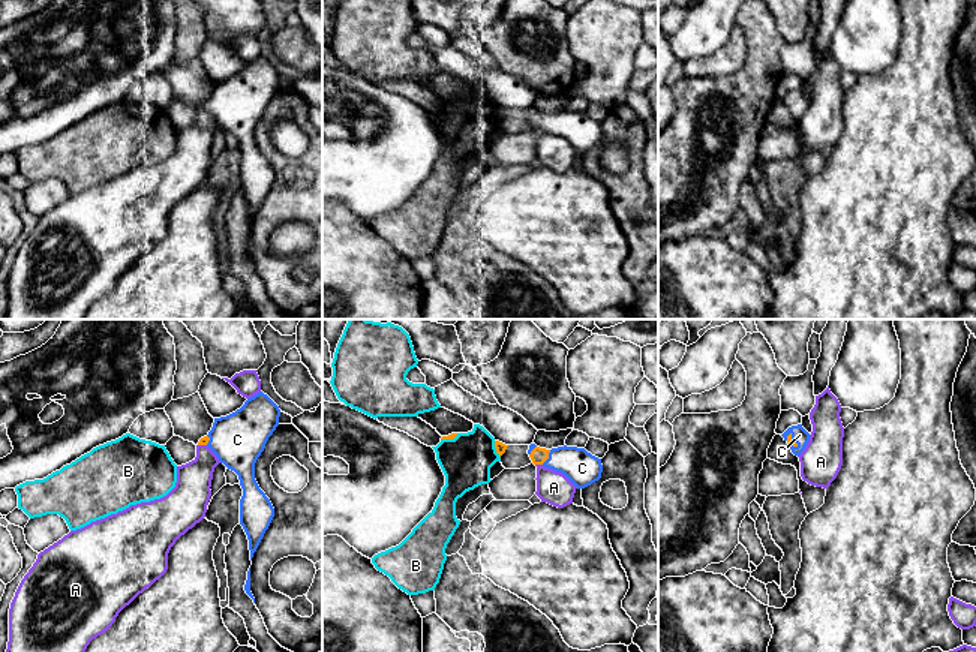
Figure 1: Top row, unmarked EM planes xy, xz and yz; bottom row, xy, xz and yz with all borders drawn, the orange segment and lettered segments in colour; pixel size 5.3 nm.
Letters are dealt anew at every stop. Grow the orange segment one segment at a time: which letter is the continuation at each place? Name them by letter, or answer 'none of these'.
C

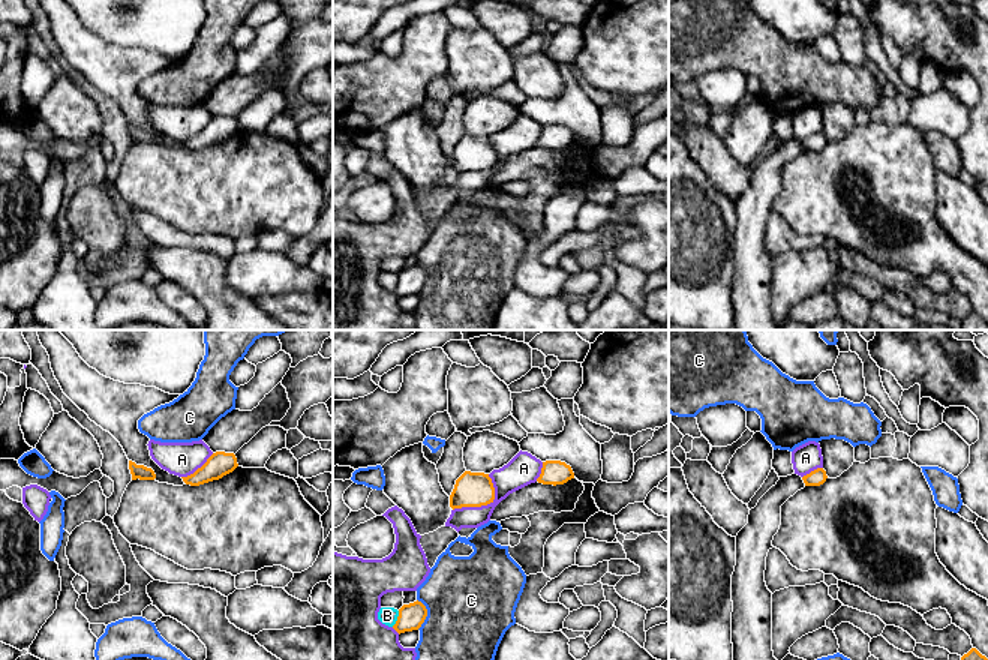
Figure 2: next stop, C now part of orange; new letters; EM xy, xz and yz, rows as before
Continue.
none of these

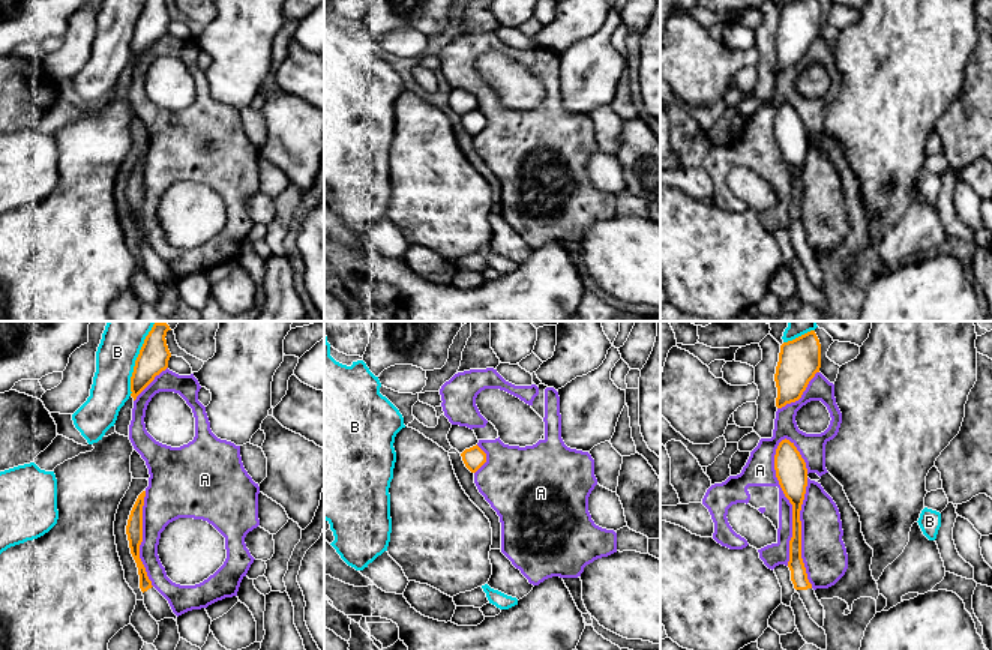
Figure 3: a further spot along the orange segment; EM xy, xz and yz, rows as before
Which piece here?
none of these

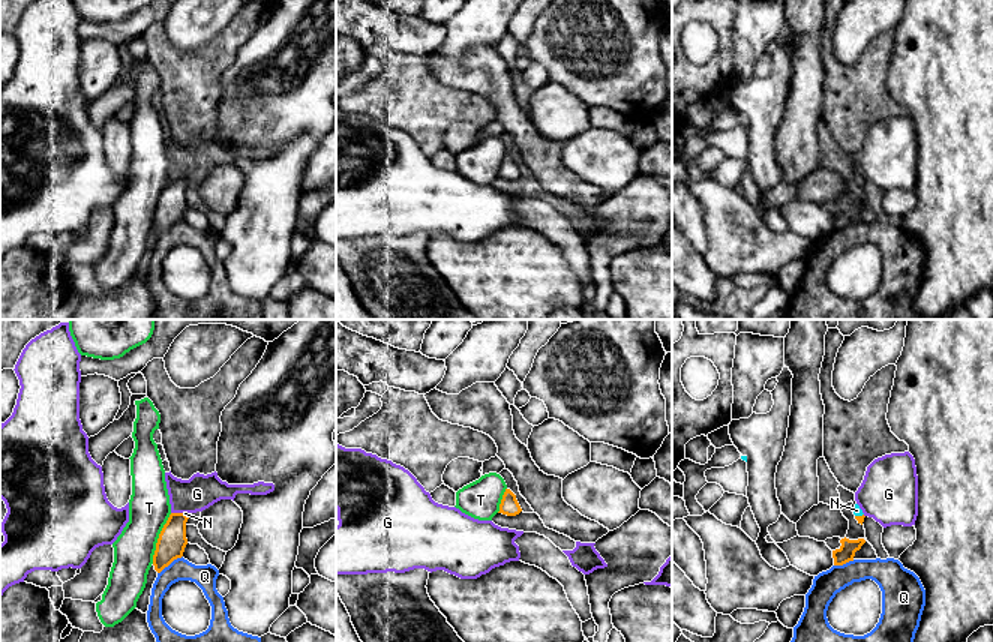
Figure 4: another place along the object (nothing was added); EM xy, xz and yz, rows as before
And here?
N

